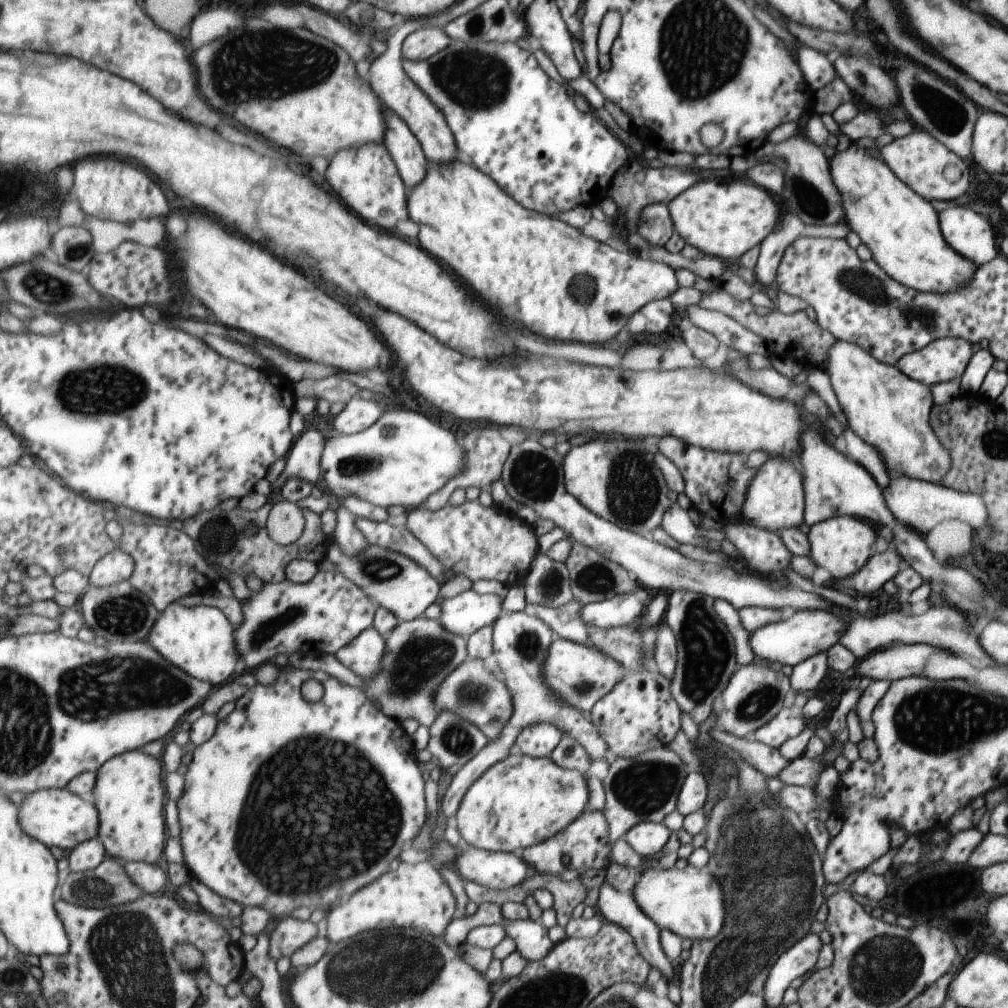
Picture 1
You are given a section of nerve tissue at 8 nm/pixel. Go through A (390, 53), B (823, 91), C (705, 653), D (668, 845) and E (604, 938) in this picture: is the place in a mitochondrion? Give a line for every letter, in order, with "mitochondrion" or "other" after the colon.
A: other
B: other
C: mitochondrion
D: other
E: other

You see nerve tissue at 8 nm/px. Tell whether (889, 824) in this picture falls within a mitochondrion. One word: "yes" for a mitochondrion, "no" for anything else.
no

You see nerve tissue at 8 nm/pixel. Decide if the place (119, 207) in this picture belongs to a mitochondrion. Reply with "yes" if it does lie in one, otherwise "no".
no

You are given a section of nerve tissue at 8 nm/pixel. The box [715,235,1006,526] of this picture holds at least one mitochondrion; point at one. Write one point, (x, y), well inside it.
(858, 282)

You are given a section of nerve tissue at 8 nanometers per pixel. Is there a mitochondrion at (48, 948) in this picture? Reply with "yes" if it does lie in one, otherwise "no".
no

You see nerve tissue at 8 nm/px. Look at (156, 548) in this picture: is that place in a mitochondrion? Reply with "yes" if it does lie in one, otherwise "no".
no

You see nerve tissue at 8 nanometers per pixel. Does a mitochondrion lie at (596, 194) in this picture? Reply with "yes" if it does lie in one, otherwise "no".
no

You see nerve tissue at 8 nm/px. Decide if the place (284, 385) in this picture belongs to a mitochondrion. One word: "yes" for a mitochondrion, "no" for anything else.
no

